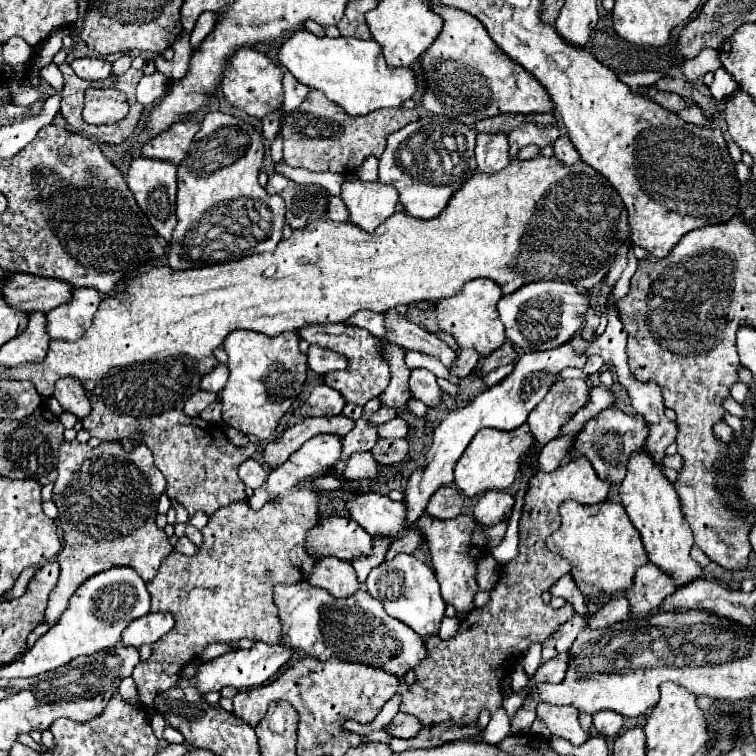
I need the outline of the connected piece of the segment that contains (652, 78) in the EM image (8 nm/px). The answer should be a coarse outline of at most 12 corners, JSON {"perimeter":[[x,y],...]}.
{"perimeter":[[661,71],[620,75],[632,91],[652,85],[663,77]]}

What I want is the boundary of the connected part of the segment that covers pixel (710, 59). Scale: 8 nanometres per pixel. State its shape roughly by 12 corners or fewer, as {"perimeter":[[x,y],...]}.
{"perimeter":[[705,48],[686,60],[681,71],[693,82],[722,64],[719,50]]}

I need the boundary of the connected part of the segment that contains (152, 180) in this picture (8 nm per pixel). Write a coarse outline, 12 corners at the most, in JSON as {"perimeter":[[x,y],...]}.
{"perimeter":[[138,157],[126,181],[166,241],[174,215],[176,167]]}

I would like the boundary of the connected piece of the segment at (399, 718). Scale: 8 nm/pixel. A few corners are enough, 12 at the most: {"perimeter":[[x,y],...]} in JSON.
{"perimeter":[[398,713],[388,725],[394,737],[412,739],[422,729],[414,715]]}

